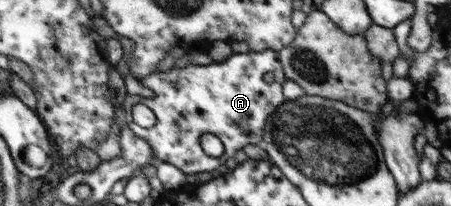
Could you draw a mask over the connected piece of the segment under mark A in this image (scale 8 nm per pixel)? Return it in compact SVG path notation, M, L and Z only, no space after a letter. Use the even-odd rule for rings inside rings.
M273 49L232 53L221 62L213 62L208 65L190 64L183 68L175 67L166 72L157 71L140 79L141 86L149 88L155 93L153 98L127 95L124 99L122 106L126 112L126 125L151 146L151 150L159 162L172 164L187 175L198 172L216 173L216 168L228 158L235 156L235 152L241 150L243 146L247 144L261 145L267 118L286 100L282 88L285 79L279 51ZM266 72L273 72L273 81L269 84L266 84L263 79ZM137 104L144 104L151 108L156 115L156 125L143 128L133 121L131 112L133 106ZM203 134L215 134L224 144L224 153L220 157L209 156L202 152L199 138Z

